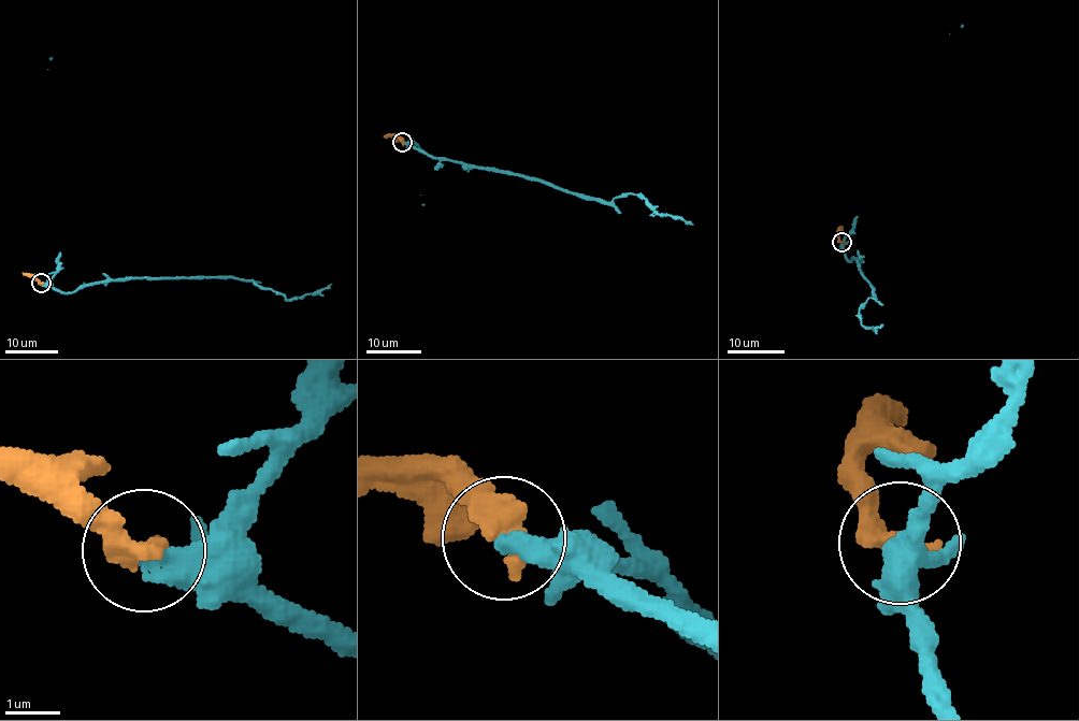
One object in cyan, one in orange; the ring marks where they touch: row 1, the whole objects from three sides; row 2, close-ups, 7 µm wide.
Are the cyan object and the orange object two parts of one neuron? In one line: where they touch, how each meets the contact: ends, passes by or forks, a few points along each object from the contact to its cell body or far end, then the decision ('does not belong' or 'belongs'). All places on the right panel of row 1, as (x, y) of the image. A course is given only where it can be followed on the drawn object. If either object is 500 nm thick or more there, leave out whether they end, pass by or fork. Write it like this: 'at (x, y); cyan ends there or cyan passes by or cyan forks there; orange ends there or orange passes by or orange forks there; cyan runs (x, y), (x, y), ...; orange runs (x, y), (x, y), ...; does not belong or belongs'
at (842, 242); cyan runs (842, 242), (871, 286), (872, 298), (858, 317), (875, 330), (883, 325); orange runs (842, 242), (838, 233), (843, 226); does not belong

